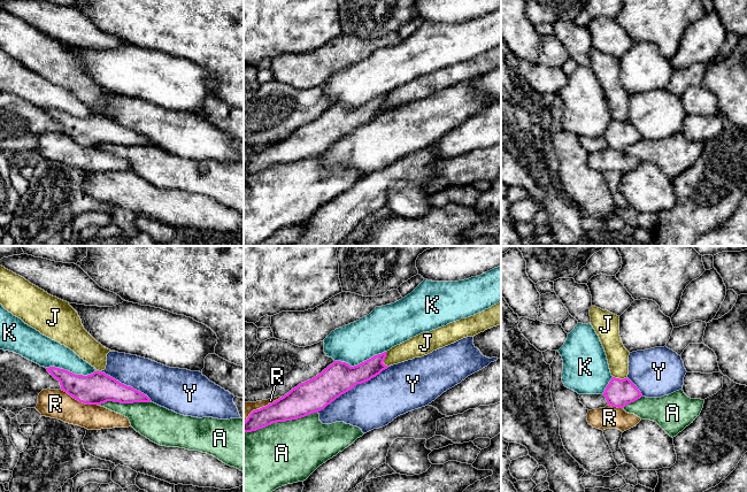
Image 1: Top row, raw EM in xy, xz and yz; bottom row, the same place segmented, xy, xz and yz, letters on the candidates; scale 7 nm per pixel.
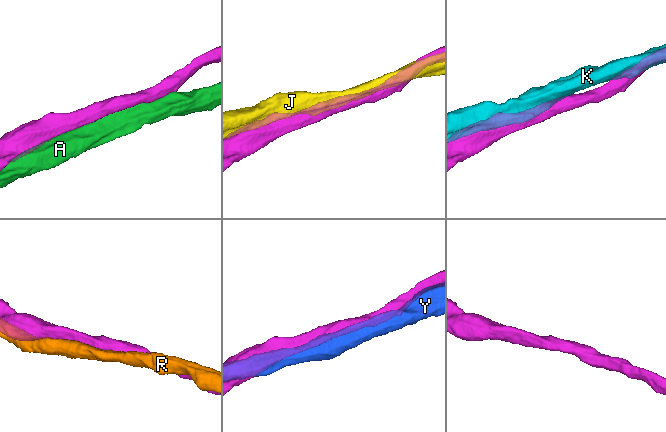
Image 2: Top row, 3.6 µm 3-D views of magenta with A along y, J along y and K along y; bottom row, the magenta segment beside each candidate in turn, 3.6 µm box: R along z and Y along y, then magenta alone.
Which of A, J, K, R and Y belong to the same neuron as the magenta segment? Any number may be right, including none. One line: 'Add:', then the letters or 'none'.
Add: none

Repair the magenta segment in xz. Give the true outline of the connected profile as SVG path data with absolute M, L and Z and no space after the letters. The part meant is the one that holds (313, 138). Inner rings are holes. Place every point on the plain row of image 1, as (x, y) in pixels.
M386 95L375 98L354 109L334 103L316 120L299 126L284 139L253 153L244 164L244 176L318 155L357 126L365 125L387 112L383 106Z

